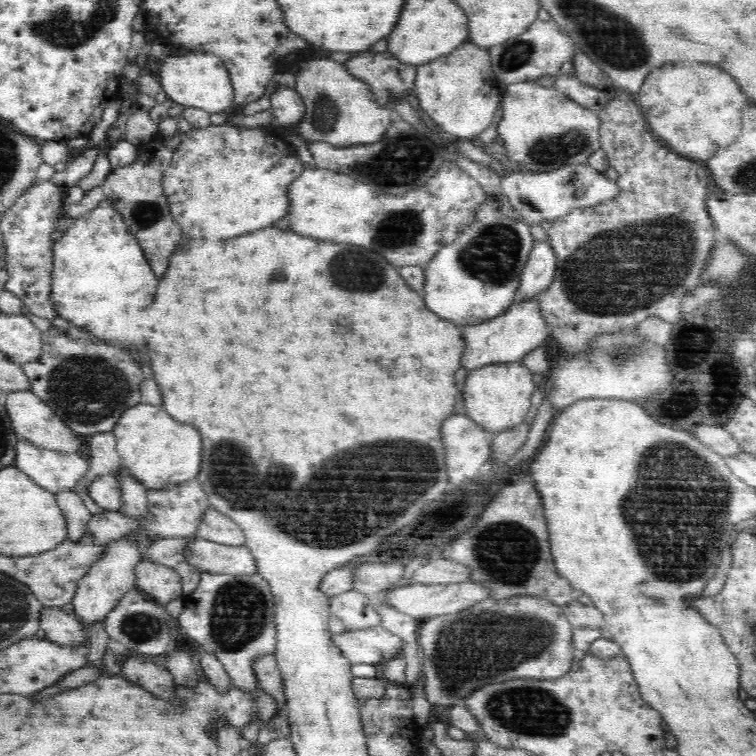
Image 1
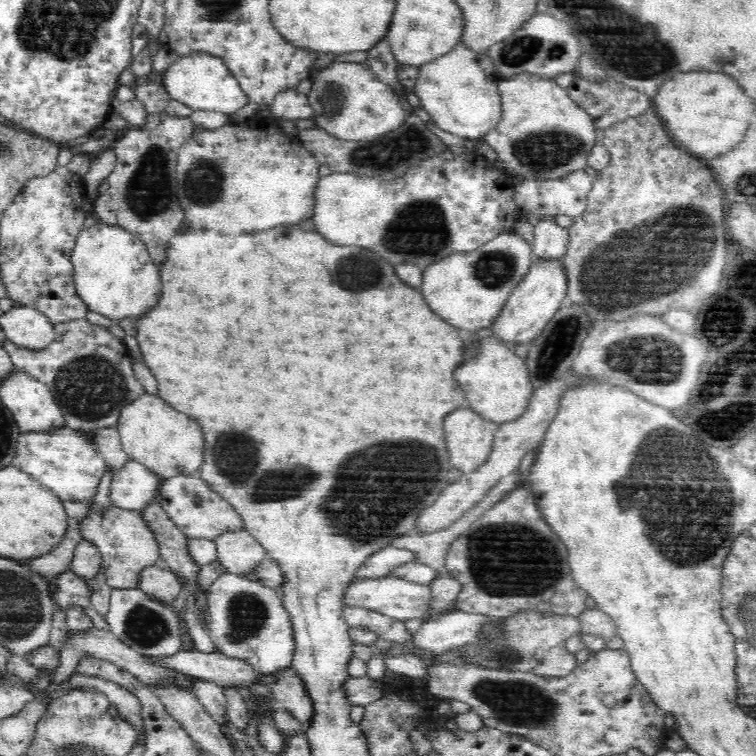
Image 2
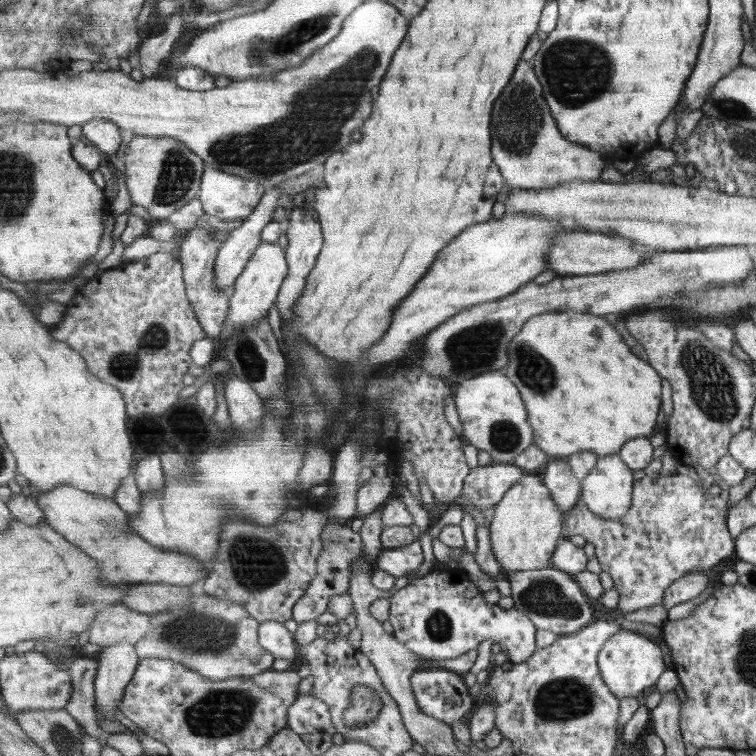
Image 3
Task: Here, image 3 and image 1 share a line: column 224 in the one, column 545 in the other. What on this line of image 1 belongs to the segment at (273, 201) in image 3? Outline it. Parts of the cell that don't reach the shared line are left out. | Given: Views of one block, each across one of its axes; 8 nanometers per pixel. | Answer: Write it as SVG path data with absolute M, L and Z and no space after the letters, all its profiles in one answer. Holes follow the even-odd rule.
M548 241L537 242L519 276L517 299L538 298L553 282L555 256Z

